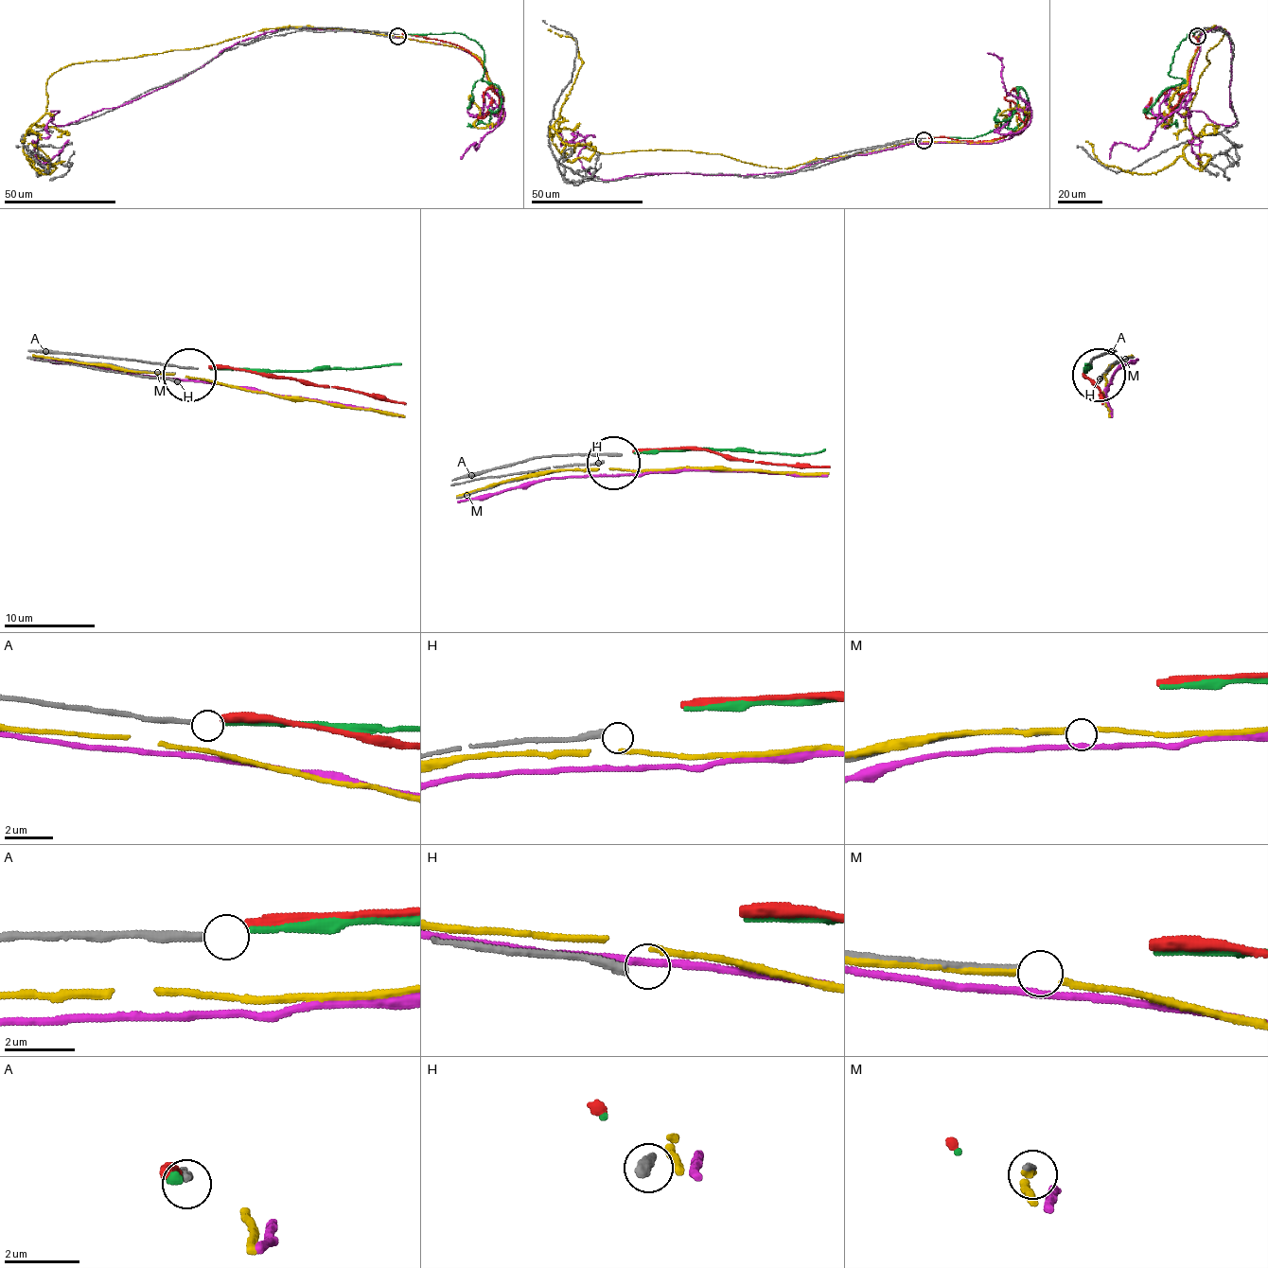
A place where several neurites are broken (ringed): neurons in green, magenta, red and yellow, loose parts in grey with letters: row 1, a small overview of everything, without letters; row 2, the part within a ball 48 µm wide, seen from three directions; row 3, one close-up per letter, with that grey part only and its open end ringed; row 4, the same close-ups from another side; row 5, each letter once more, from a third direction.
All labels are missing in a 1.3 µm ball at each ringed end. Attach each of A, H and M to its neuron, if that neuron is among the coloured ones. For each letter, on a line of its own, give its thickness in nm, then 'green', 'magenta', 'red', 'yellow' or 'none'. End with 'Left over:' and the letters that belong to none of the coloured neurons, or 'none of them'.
A: 220 nm | green
H: 320 nm | none
M: 160 nm | none
Left over: H, M

